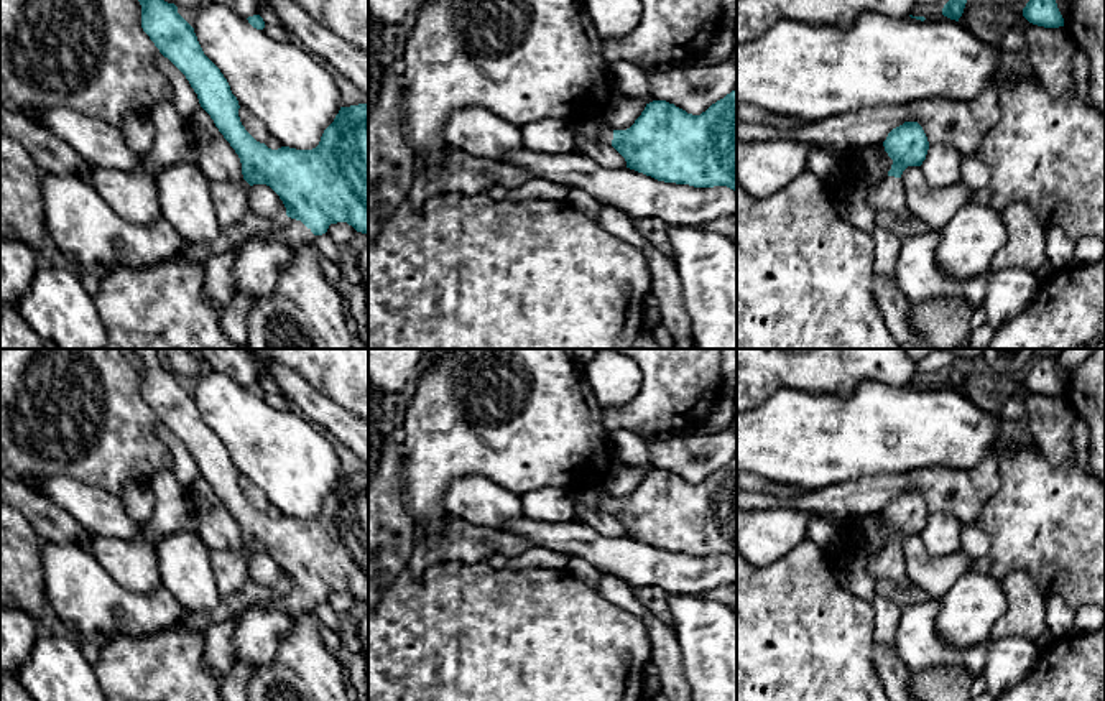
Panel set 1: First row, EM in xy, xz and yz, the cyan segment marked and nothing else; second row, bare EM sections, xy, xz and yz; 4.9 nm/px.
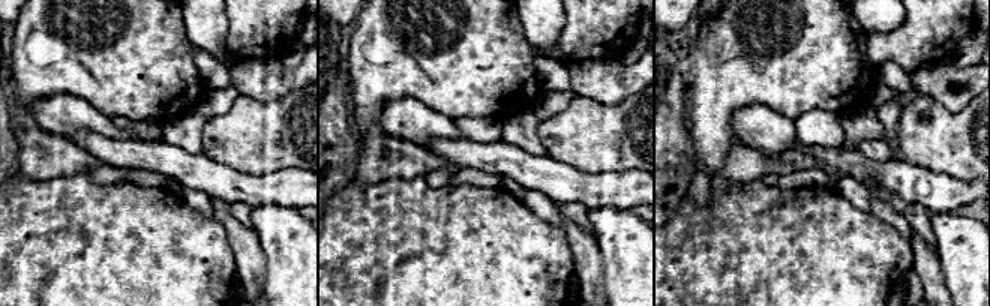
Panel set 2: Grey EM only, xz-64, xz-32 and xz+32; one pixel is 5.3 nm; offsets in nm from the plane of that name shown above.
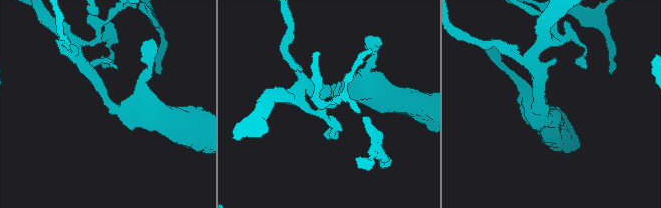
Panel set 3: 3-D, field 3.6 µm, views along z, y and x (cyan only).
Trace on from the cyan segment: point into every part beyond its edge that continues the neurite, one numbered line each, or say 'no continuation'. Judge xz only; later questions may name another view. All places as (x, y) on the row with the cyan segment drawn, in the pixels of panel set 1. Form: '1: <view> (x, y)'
1: xz (597, 130)

